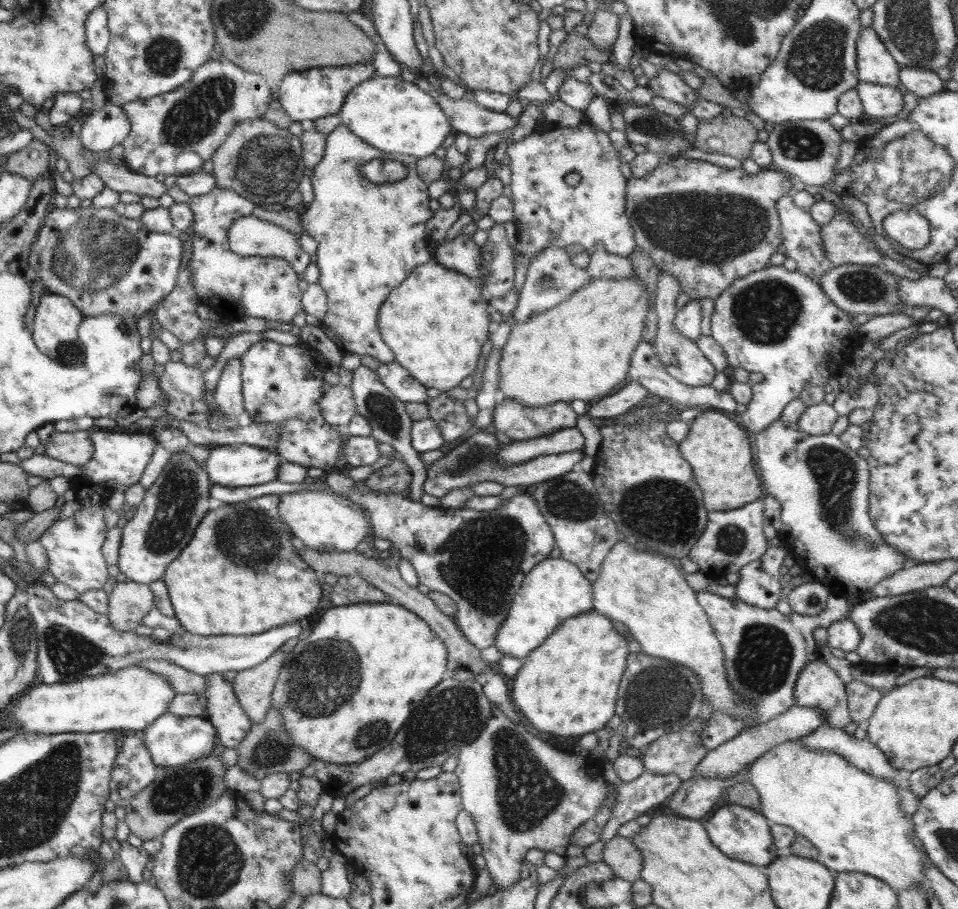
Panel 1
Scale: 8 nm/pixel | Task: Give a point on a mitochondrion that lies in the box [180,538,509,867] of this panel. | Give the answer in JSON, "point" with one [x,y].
{"point":[307,677]}

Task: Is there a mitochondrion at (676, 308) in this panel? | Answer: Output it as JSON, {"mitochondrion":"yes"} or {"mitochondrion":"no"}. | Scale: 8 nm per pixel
{"mitochondrion":"no"}

